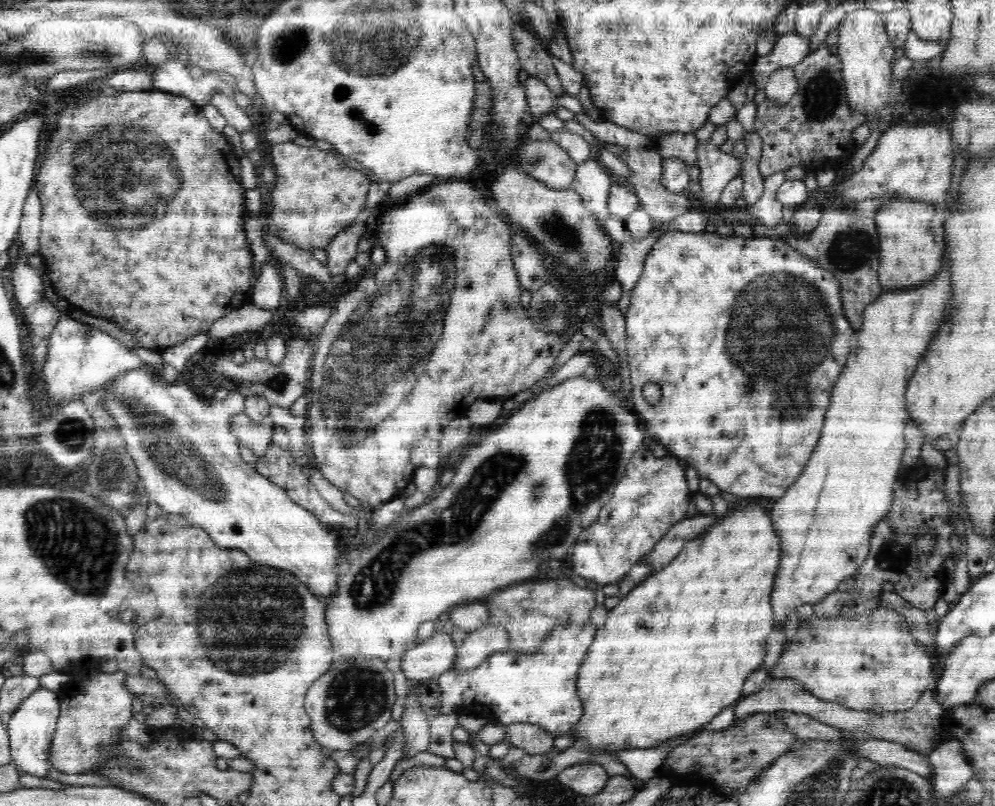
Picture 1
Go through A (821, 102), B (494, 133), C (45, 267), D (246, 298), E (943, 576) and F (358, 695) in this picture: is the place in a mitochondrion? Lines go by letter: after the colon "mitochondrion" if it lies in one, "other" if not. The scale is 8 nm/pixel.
A: mitochondrion
B: mitochondrion
C: other
D: other
E: other
F: mitochondrion

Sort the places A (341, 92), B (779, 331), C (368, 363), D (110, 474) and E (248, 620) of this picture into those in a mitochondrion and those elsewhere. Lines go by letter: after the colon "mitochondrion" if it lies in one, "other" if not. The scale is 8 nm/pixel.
A: mitochondrion
B: mitochondrion
C: mitochondrion
D: mitochondrion
E: mitochondrion

